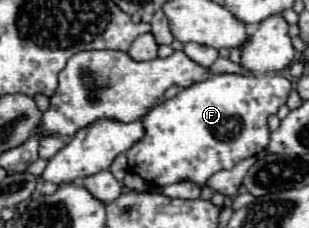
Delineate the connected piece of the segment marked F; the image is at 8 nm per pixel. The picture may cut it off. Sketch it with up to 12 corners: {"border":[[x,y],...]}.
{"border":[[215,73],[143,119],[149,185],[233,169],[269,145],[283,75]]}

